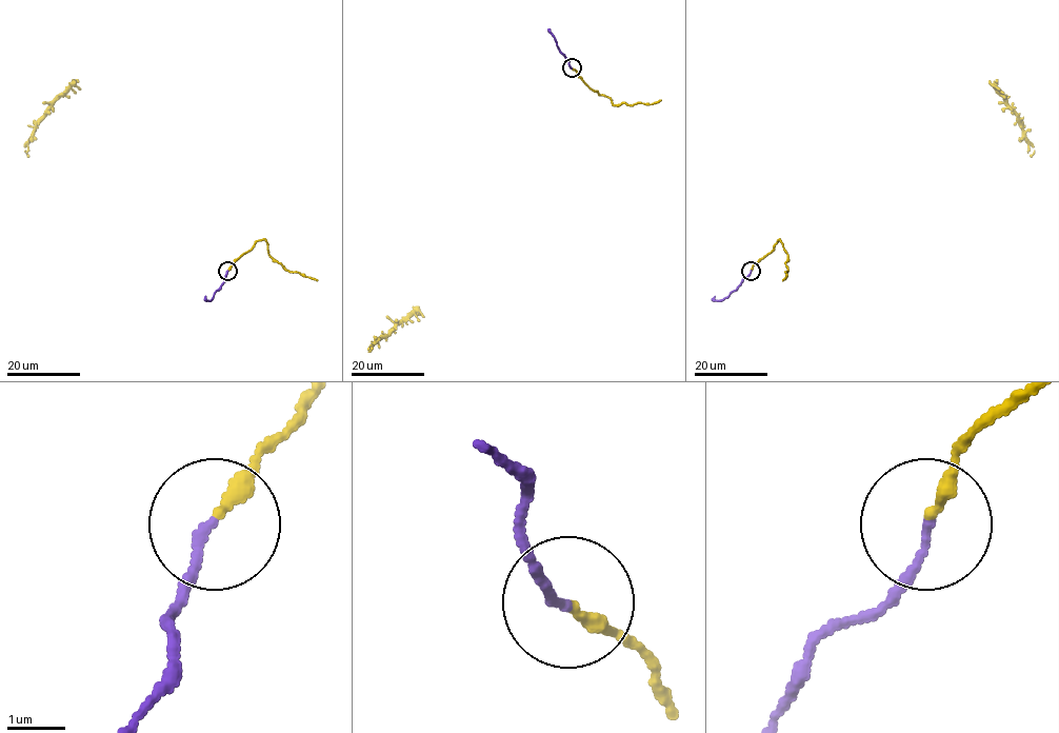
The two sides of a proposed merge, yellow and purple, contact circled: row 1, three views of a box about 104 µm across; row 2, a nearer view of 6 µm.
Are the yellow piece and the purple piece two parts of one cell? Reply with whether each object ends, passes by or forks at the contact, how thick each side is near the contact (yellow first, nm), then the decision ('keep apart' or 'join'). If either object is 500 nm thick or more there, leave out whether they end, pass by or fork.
yellow ends; purple ends; calibres 240 and 140 nm; join

